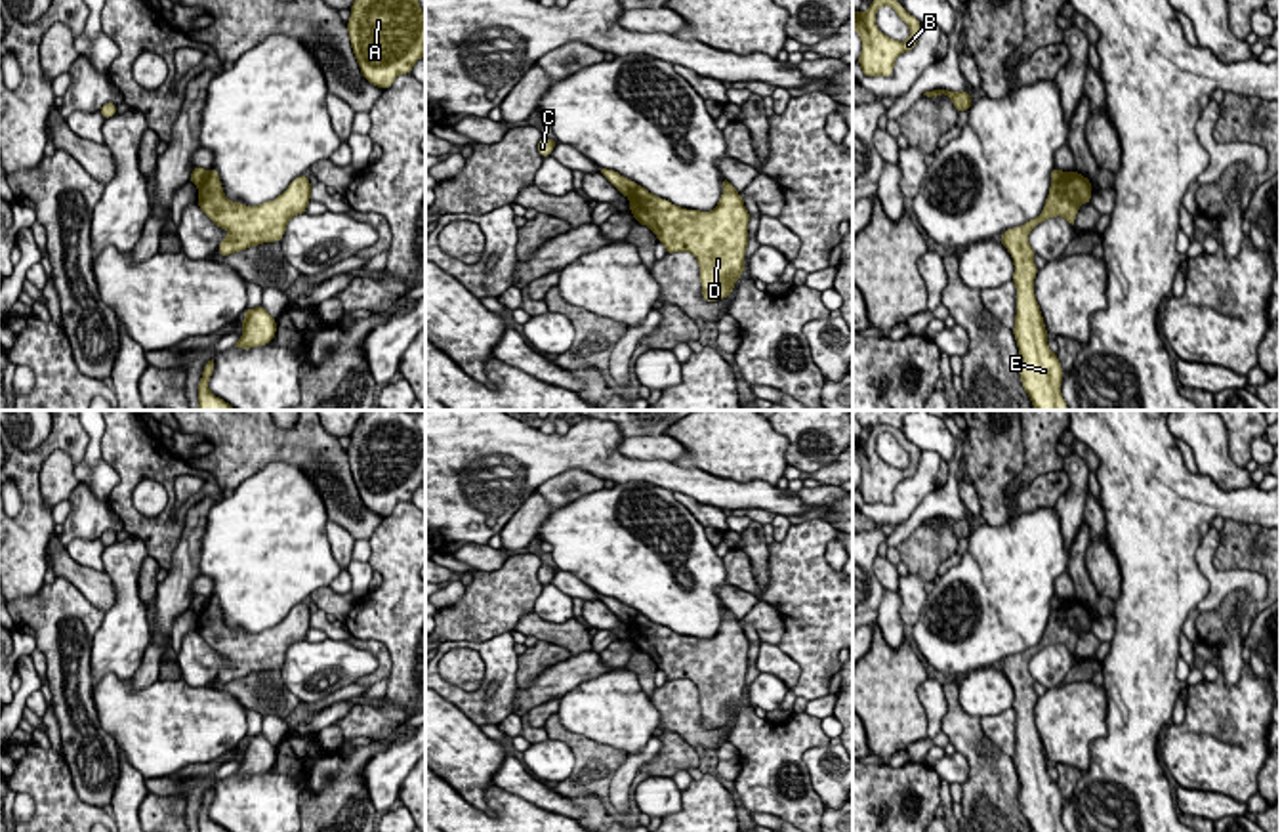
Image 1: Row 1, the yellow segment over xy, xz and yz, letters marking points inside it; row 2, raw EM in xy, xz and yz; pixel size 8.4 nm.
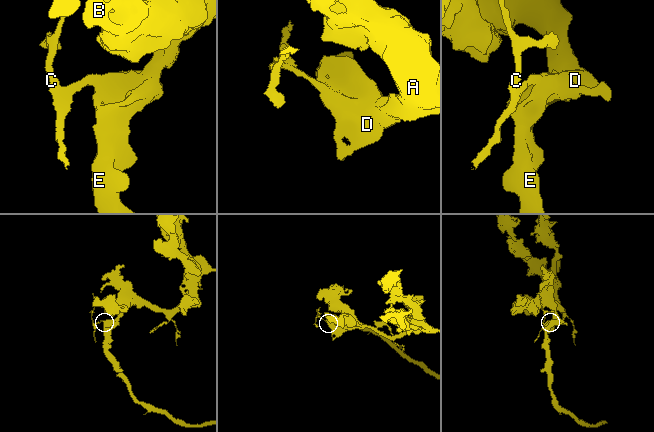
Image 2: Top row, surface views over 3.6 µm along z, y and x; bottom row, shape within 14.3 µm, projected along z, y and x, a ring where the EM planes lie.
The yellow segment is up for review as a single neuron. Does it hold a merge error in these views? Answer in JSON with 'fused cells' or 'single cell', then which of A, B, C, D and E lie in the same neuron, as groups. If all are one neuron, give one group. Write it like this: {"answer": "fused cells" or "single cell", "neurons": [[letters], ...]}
{"answer": "fused cells", "neurons": [["A", "B", "D", "E"], ["C"]]}

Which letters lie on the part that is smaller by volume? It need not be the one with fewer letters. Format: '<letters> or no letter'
C

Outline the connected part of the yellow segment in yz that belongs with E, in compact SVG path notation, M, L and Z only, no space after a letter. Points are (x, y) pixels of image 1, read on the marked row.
M1064 172L1051 183L1042 214L1021 227L1003 231L1000 237L1015 265L1017 315L1013 336L1021 357L1021 384L1036 410L1068 410L1068 406L1061 393L1063 368L1057 355L1047 347L1047 330L1034 294L1038 267L1028 235L1038 223L1057 216L1074 225L1080 206L1089 204L1091 197L1087 177L1080 172Z

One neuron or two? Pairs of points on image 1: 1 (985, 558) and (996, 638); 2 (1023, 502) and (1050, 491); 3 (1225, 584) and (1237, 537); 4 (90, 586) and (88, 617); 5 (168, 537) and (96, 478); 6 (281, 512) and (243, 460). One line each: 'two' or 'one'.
1: one
2: one
3: two
4: two
5: two
6: two

